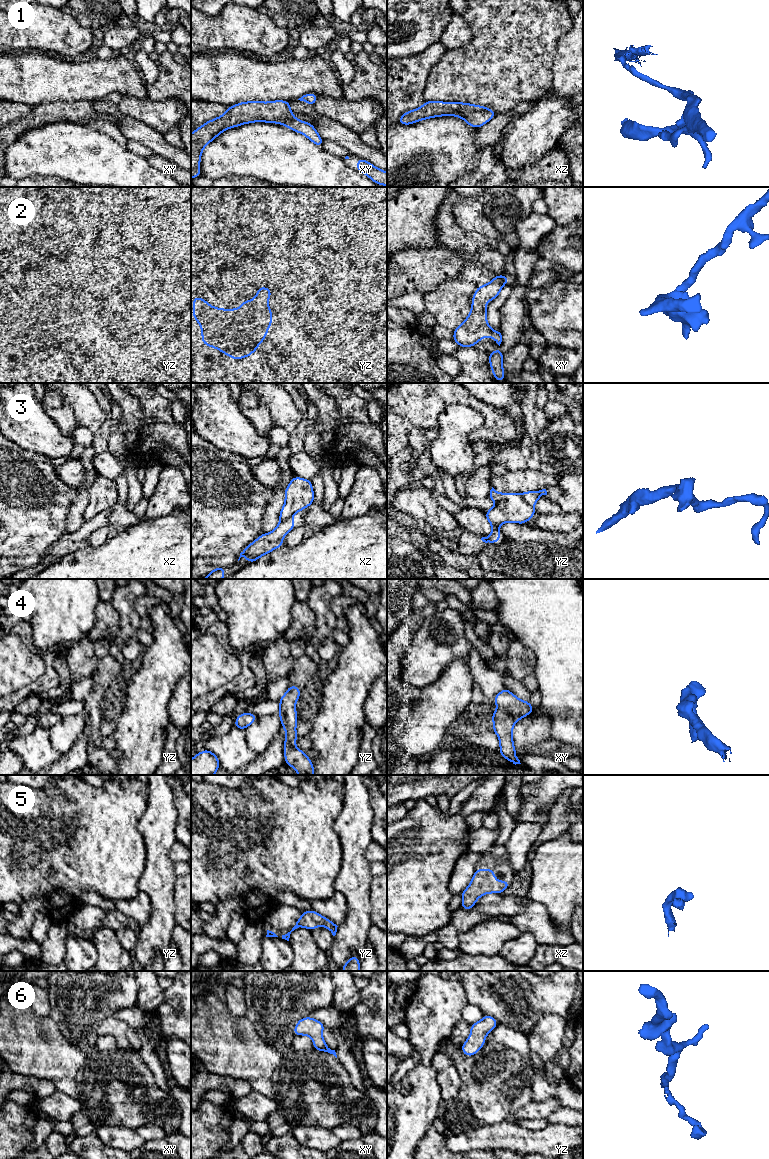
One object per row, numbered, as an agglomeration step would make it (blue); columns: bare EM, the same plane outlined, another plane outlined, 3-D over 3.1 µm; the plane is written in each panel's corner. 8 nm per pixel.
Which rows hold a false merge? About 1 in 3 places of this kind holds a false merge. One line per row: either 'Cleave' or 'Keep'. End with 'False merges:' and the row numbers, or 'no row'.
1: Keep
2: Keep
3: Cleave
4: Keep
5: Keep
6: Keep
False merges: 3

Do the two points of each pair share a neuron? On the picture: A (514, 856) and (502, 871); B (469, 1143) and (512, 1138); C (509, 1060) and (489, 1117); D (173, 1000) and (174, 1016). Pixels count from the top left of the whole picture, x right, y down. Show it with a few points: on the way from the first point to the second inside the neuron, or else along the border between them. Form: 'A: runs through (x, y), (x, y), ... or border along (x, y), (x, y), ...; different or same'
A: border along (506, 851), (508, 863), (514, 873); different
B: runs through (480, 1139), (501, 1138); same
C: runs through (498, 1074), (496, 1083), (489, 1094), (489, 1103); same
D: runs through (174, 1004), (174, 1012); same

